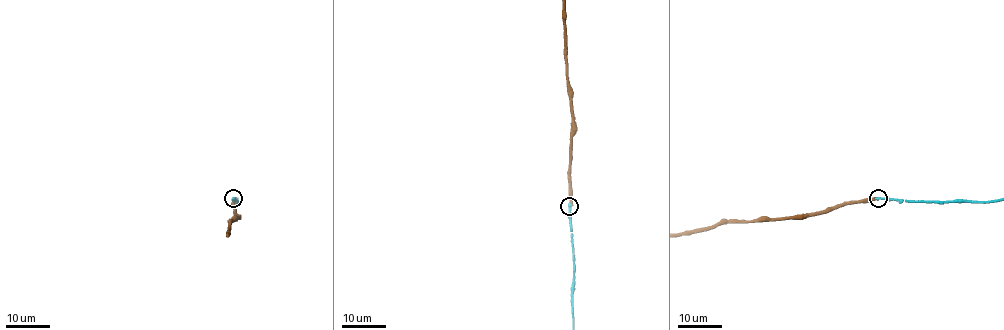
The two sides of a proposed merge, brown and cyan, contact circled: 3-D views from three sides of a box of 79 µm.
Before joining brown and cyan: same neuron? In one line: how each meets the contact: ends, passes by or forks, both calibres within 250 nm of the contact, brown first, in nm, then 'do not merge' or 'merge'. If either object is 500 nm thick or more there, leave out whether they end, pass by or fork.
brown ends; cyan ends; calibres 360 and 280 nm; do not merge

